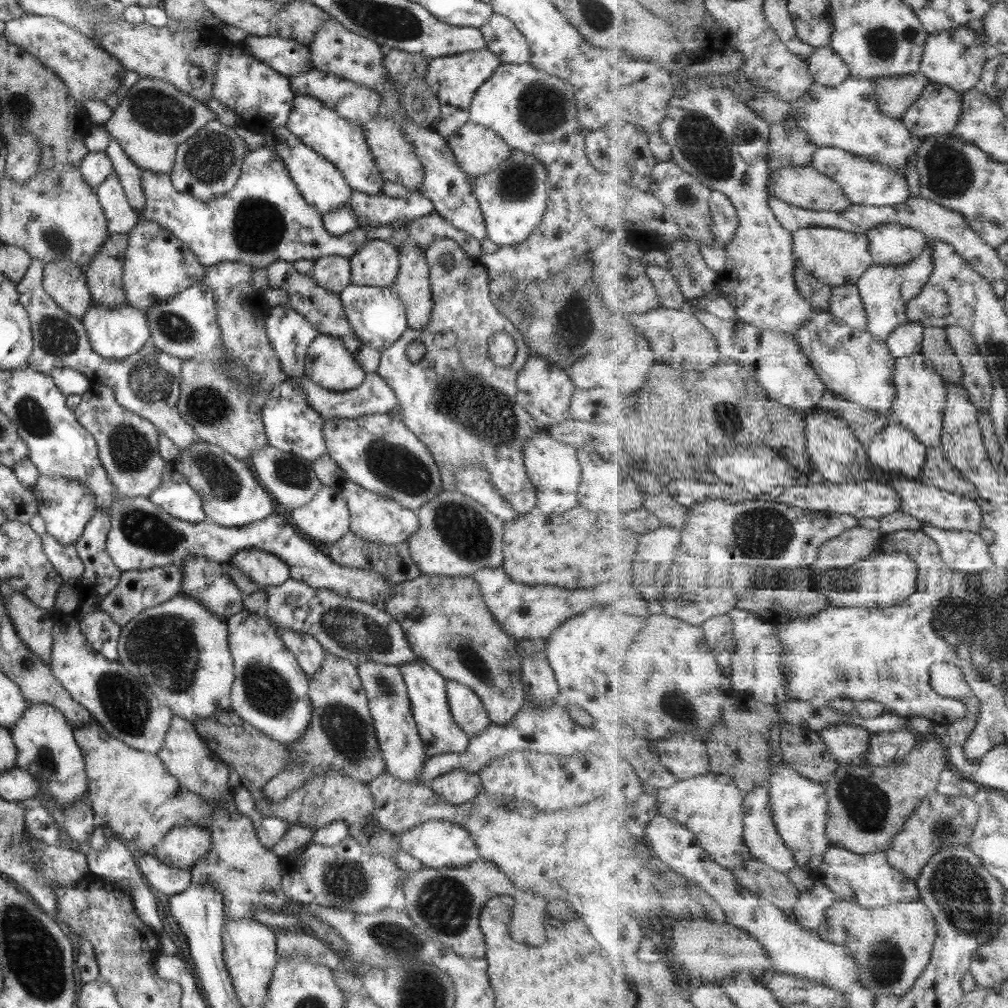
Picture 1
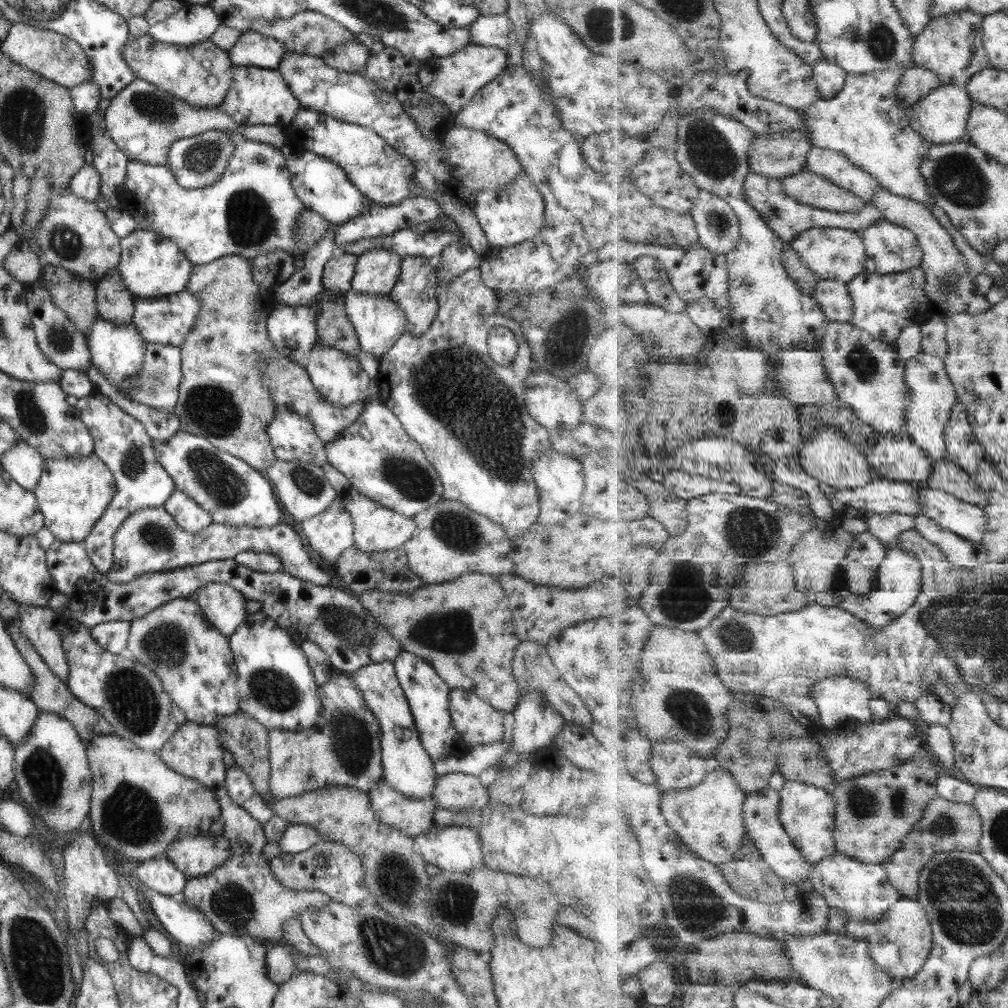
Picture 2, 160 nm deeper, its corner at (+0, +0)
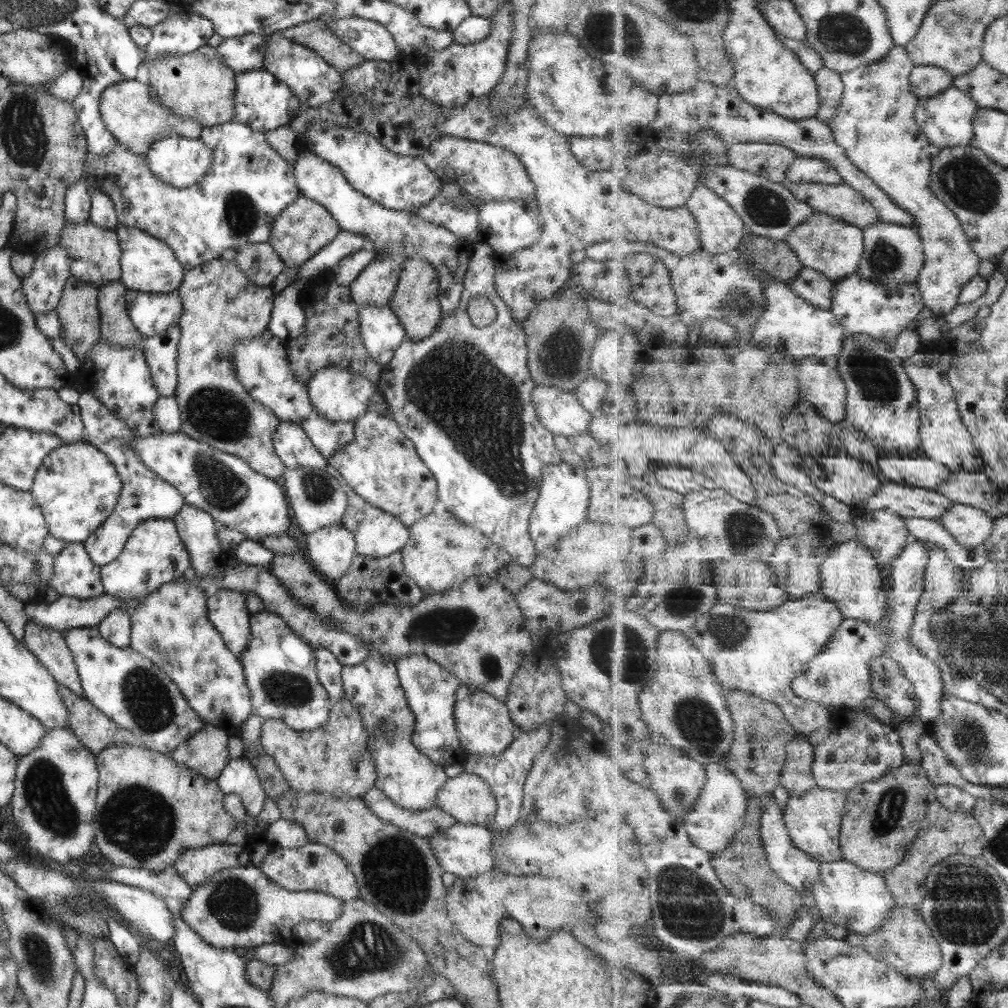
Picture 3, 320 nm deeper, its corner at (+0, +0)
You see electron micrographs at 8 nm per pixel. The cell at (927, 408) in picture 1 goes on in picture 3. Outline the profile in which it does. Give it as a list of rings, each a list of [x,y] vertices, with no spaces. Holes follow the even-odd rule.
[[[919,350],[915,356],[904,359],[907,374],[916,386],[920,410],[920,437],[922,453],[948,466],[953,472],[982,472],[984,456],[975,444],[973,435],[963,422],[954,386],[948,377],[952,354],[934,350]]]

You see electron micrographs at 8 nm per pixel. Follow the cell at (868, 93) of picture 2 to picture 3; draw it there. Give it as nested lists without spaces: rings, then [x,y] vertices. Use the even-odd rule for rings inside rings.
[[[896,45],[881,62],[843,73],[842,106],[828,125],[851,162],[918,222],[917,231],[923,241],[926,261],[917,283],[926,307],[944,316],[958,305],[963,287],[979,274],[981,259],[955,211],[931,189],[933,159],[929,150],[932,142],[917,123],[920,98],[915,96],[910,80],[916,65],[906,47]]]

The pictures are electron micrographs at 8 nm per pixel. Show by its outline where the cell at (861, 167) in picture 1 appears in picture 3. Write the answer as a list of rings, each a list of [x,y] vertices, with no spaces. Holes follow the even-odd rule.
[[[797,157],[790,166],[787,184],[817,182],[824,184],[845,184],[843,175],[822,158]]]

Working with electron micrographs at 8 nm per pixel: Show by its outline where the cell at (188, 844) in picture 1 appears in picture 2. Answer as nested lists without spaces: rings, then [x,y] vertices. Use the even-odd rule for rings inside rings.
[[[184,835],[169,844],[164,857],[187,879],[209,874],[223,864],[229,855],[230,842],[221,835]]]

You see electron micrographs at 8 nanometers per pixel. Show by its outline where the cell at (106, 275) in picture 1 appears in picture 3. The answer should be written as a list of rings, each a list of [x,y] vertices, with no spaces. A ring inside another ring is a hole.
[[[119,281],[107,283],[98,289],[99,339],[109,346],[134,346],[143,339],[129,321],[125,294],[126,288]]]

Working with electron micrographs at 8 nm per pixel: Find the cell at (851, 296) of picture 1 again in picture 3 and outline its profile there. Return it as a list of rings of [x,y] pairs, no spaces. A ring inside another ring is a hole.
[[[803,267],[802,272],[795,280],[787,282],[791,290],[795,291],[807,302],[823,310],[832,310],[834,302],[834,281],[821,274],[818,270]]]

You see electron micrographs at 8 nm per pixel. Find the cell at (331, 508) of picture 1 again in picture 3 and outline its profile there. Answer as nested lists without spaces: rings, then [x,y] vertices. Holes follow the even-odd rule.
[[[341,522],[305,536],[305,544],[312,569],[331,583],[345,574],[356,556],[353,536]]]

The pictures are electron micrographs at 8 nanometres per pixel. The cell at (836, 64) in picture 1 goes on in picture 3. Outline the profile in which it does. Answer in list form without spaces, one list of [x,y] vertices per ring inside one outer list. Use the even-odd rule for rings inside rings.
[[[824,67],[815,75],[819,86],[820,108],[817,119],[827,124],[837,117],[839,107],[844,97],[844,83],[842,74]]]

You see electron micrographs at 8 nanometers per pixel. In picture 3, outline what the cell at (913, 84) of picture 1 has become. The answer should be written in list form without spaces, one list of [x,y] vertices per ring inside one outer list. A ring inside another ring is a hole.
[[[916,65],[910,77],[915,96],[934,97],[954,86],[954,76],[939,66]]]

